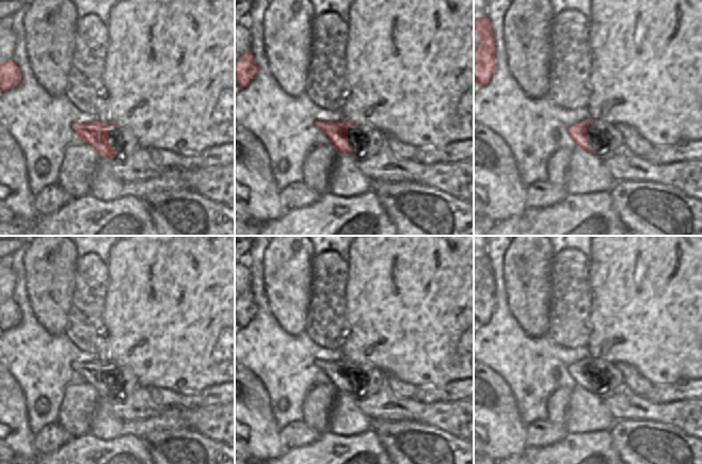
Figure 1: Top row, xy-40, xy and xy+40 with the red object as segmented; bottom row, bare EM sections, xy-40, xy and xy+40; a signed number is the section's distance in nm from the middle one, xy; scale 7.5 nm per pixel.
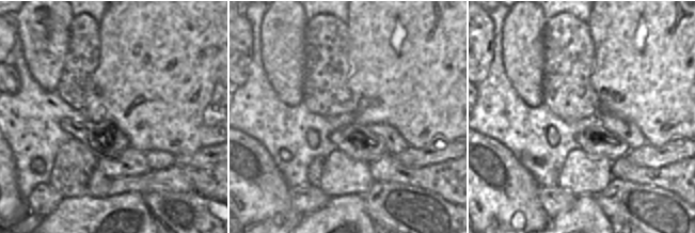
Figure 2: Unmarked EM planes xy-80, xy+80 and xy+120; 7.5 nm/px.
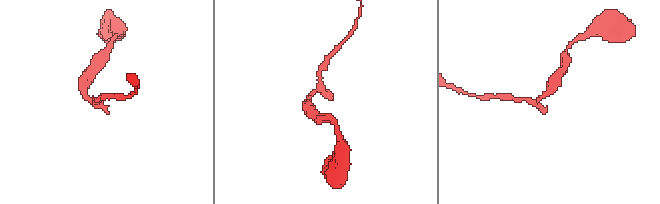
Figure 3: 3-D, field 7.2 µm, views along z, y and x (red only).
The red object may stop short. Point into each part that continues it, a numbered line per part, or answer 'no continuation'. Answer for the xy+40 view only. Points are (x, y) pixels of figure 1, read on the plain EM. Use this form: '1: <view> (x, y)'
1: xy+40 (603, 377)

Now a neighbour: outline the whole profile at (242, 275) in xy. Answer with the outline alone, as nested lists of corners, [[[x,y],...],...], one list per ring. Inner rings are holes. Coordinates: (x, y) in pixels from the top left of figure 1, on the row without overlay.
[[[244,254],[239,261],[235,263],[235,301],[246,290],[252,290],[251,266],[252,259],[249,254]]]

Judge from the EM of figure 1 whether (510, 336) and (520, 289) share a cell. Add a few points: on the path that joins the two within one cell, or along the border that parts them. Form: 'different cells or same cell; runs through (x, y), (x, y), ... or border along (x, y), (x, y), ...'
different cells; border along (506, 294), (511, 314), (520, 328), (530, 337)

